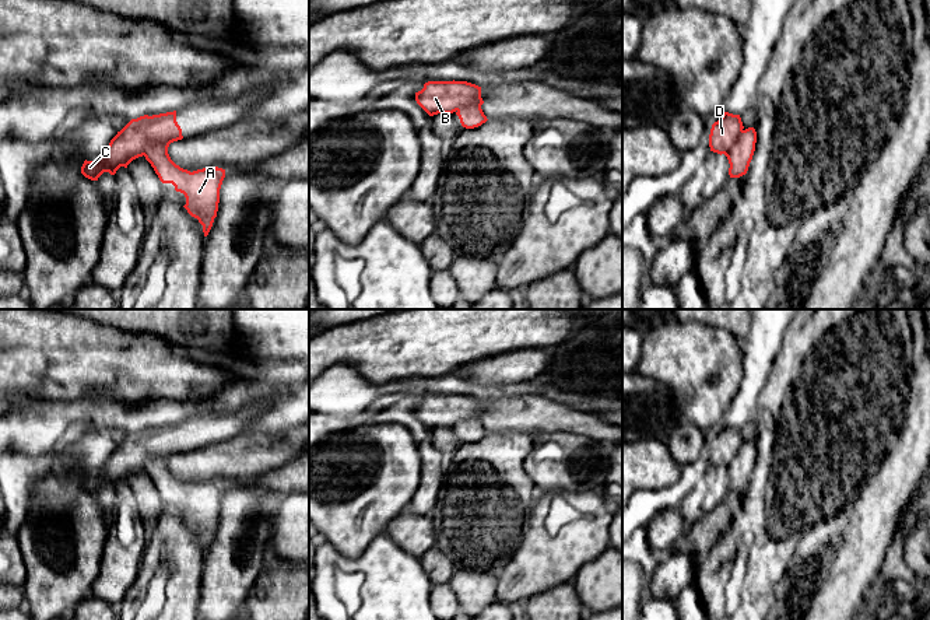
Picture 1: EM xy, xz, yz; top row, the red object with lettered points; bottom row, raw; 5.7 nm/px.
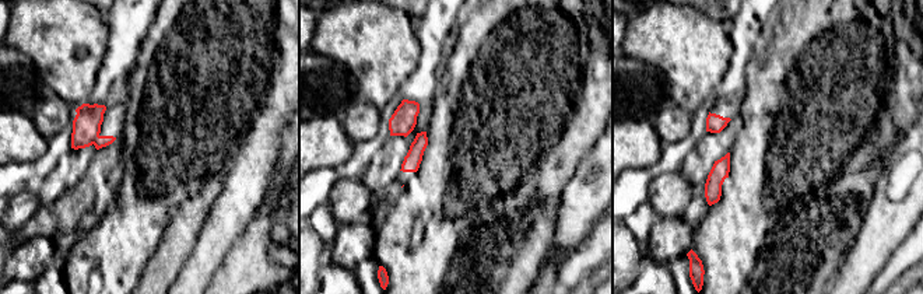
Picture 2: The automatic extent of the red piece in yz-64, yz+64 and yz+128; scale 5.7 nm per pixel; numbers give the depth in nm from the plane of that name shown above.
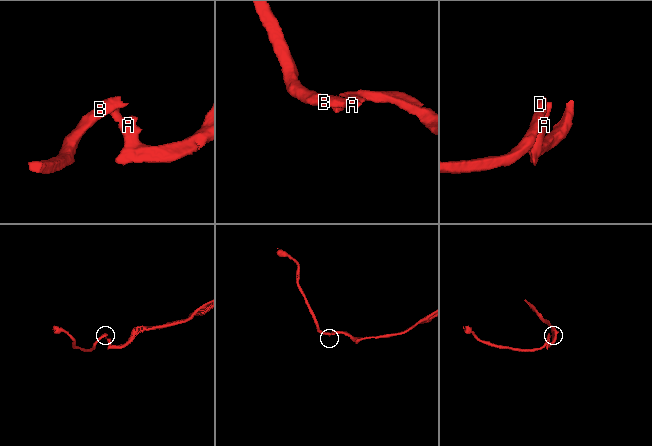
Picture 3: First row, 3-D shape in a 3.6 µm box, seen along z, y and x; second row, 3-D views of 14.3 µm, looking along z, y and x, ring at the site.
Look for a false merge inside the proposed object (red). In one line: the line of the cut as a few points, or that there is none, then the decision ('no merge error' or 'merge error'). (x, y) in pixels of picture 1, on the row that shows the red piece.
cut xy (167, 147), (150, 147), (143, 154); merge error

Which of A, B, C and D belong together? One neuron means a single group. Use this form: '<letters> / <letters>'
A / B C D

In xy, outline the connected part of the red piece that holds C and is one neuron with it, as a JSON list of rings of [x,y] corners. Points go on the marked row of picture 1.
[[[176,111],[131,119],[110,140],[99,158],[84,161],[81,174],[91,181],[98,181],[103,172],[115,175],[120,167],[127,168],[133,160],[143,157],[148,148],[157,146],[168,148],[171,143],[182,139]]]

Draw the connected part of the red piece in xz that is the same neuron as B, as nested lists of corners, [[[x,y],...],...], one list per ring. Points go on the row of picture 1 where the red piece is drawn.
[[[428,81],[415,92],[417,104],[429,115],[453,113],[464,106],[480,106],[481,87],[467,81]]]

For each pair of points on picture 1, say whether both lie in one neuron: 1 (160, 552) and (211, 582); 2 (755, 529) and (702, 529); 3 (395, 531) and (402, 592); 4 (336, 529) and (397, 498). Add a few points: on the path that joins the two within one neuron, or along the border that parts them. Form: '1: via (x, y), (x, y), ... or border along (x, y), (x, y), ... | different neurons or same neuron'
1: border along (206, 550), (200, 601), (197, 605) | different neurons
2: border along (729, 525), (705, 556) | different neurons
3: border along (383, 532), (418, 559) | different neurons
4: via (351, 514), (367, 498), (382, 498) | same neuron

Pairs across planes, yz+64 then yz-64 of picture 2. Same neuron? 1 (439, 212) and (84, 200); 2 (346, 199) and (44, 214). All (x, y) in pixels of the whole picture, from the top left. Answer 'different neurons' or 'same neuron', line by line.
1: different neurons
2: different neurons

